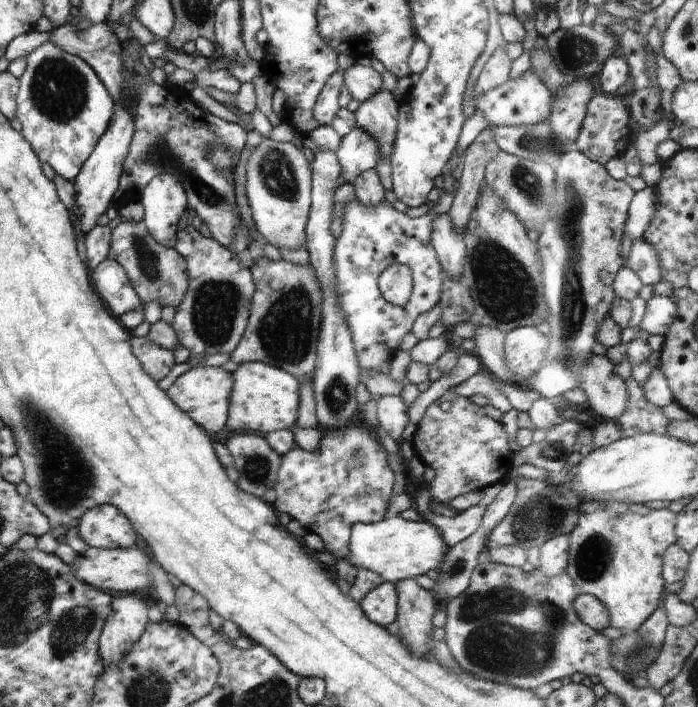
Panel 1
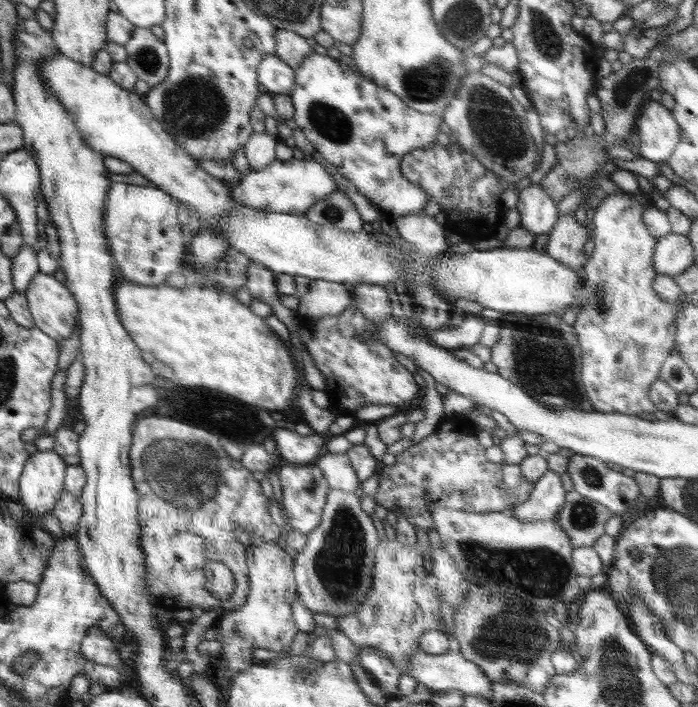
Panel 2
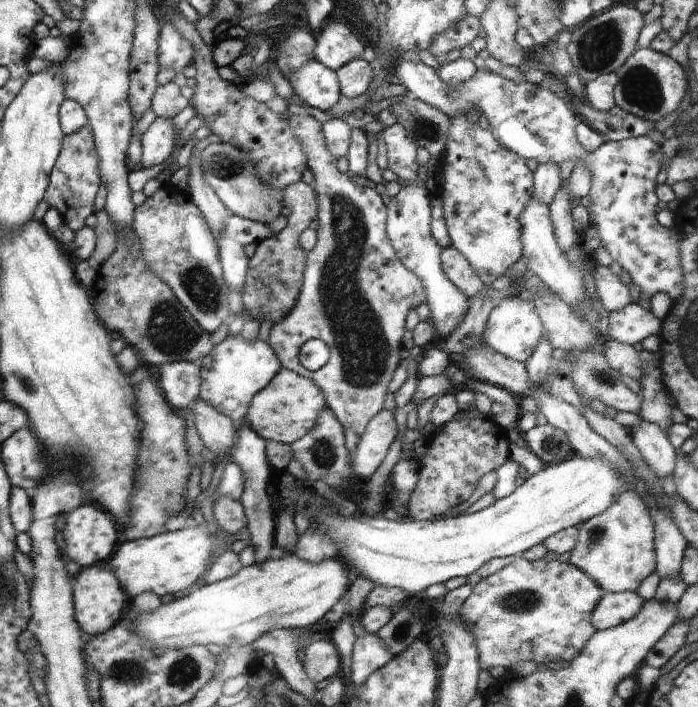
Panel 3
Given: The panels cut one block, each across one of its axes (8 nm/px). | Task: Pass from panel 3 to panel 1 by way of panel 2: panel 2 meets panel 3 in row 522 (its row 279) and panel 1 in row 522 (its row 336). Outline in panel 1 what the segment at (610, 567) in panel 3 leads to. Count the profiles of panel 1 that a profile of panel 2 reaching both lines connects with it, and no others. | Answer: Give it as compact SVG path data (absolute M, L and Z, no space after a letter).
M582 501L579 505L576 528L569 534L569 563L566 574L572 579L579 594L596 596L608 607L611 626L624 632L636 631L659 607L666 595L661 568L665 548L676 540L675 513L660 506L653 509L638 503Z

